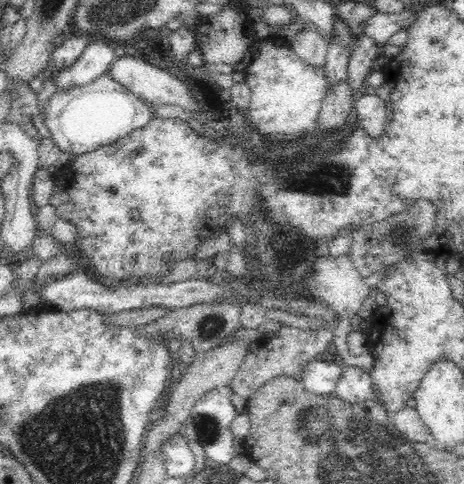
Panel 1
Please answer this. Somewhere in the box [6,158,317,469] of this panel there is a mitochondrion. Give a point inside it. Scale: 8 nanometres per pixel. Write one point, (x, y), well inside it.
(206, 428)

